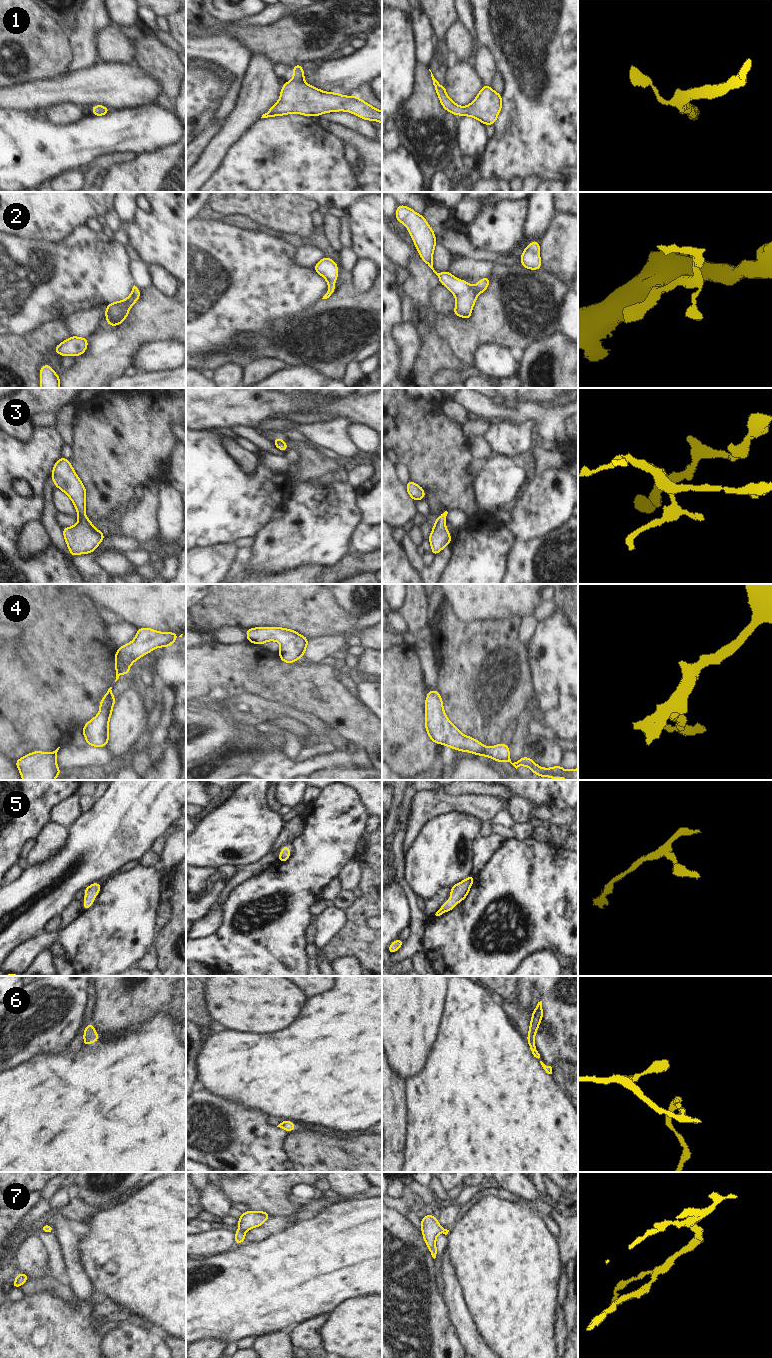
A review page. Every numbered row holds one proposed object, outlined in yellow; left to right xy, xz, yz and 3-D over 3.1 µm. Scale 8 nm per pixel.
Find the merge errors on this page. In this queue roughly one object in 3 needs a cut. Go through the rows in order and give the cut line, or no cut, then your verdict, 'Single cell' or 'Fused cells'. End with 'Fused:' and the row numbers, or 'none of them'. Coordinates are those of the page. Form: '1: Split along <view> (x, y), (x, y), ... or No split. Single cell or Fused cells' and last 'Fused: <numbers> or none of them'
1: No split. Single cell
2: No split. Single cell
3: No split. Single cell
4: No split. Single cell
5: No split. Single cell
6: No split. Single cell
7: No split. Single cell
Fused: none of them.

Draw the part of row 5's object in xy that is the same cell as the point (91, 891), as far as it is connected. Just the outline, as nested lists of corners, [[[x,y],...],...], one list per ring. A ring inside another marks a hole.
[[[95,882],[89,885],[85,890],[85,900],[83,901],[83,911],[91,908],[93,901],[96,898],[96,895],[99,893],[102,885],[99,882]]]

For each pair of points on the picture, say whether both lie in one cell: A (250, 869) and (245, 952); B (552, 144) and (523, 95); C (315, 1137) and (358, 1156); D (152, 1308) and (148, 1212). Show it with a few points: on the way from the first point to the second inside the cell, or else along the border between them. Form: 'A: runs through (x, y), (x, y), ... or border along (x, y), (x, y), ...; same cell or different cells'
A: border along (272, 868), (265, 873), (245, 879), (230, 890); different cells
B: runs through (552, 132), (552, 124), (535, 107); same cell
C: runs through (326, 1148), (334, 1156), (347, 1156); same cell
D: runs through (152, 1284), (152, 1236); same cell

